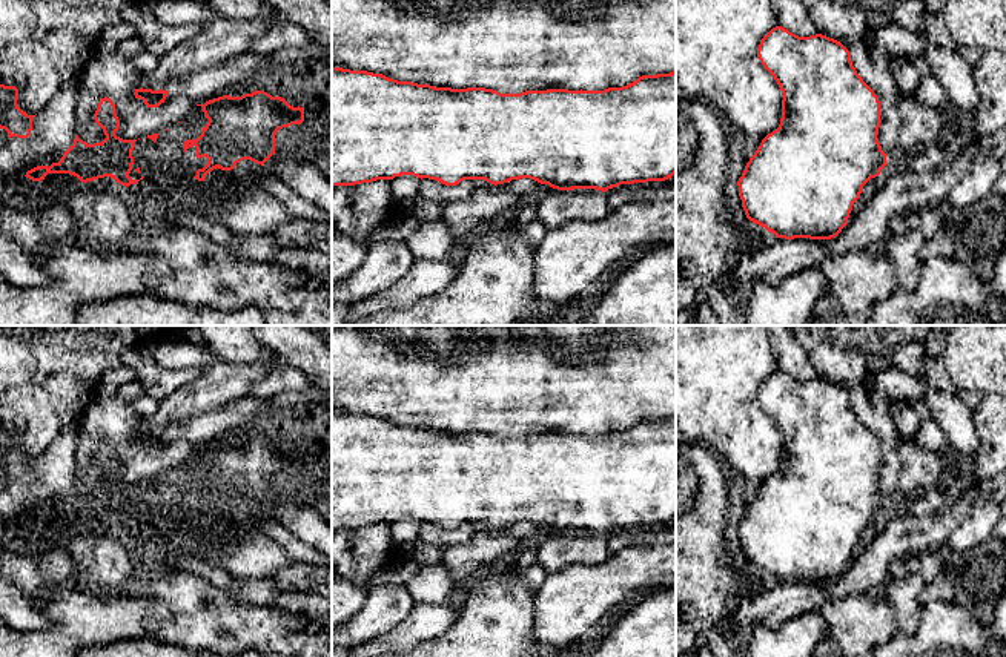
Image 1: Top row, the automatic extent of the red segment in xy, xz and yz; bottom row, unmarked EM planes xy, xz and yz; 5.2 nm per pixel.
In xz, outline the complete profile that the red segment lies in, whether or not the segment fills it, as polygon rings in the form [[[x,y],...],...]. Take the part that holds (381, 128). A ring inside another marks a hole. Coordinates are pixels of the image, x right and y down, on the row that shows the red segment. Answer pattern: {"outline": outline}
{"outline": [[[332,66],[332,186],[355,186],[376,180],[393,180],[401,175],[436,180],[456,186],[464,180],[485,180],[504,184],[511,180],[530,178],[558,190],[596,189],[607,192],[620,184],[665,181],[676,173],[676,71],[670,74],[642,75],[622,87],[582,91],[579,87],[531,87],[521,94],[501,94],[485,87],[435,87],[412,81],[398,81],[382,74],[350,71]]]}

